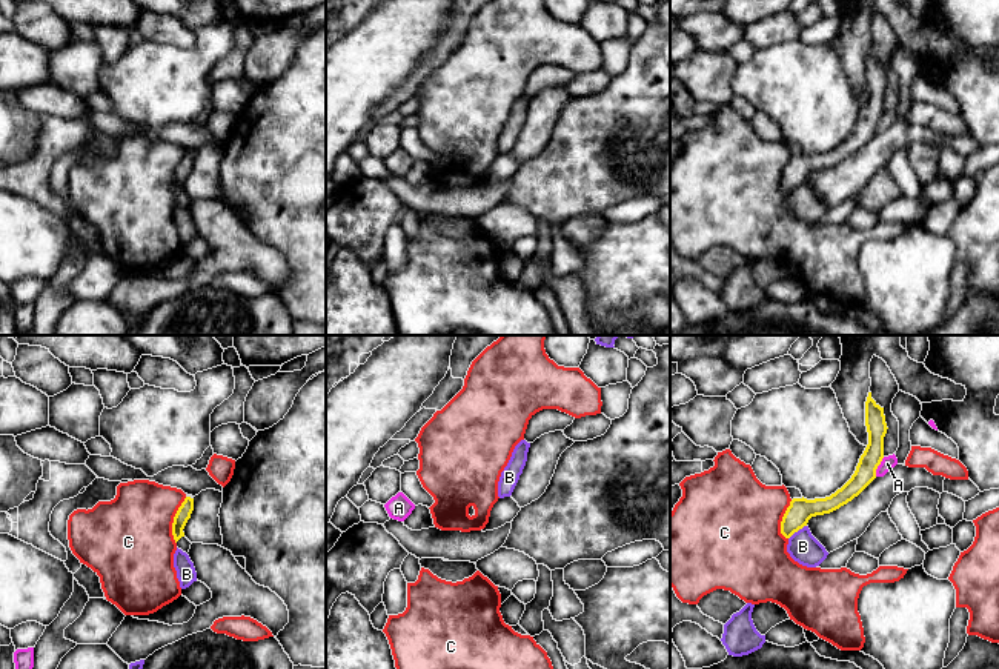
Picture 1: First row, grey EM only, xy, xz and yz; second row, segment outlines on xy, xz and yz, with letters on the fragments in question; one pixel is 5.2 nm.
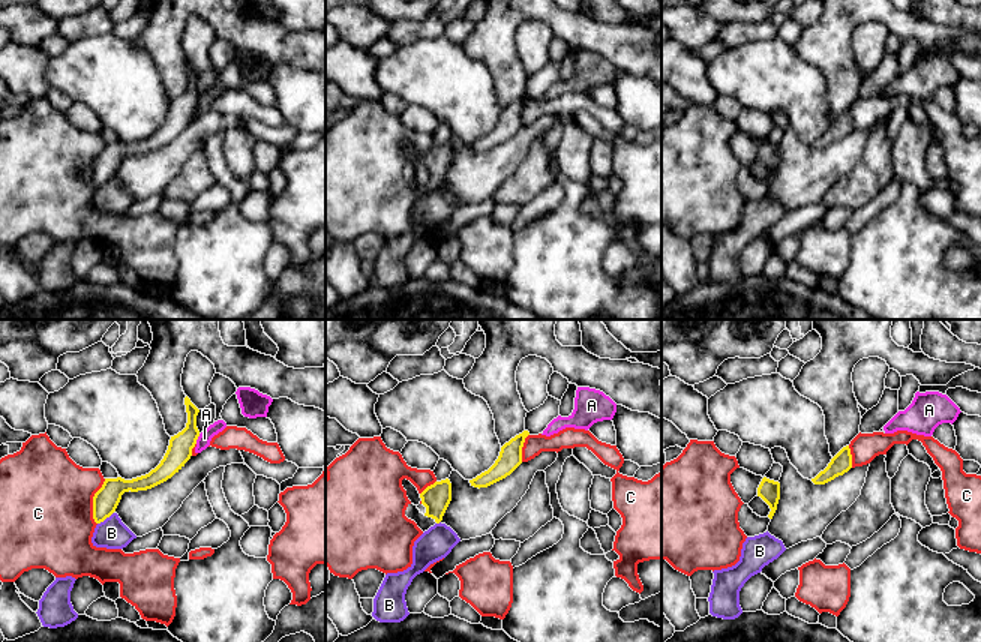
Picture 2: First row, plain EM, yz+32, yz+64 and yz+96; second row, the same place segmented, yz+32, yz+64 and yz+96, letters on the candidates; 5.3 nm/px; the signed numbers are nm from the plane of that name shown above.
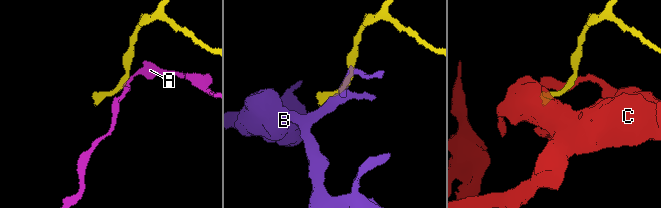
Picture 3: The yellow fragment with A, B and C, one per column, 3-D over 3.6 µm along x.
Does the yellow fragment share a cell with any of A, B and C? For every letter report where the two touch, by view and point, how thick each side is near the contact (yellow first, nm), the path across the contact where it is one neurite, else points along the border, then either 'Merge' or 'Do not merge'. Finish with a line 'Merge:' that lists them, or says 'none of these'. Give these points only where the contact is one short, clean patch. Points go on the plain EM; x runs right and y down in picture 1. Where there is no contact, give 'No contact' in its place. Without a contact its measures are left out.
A: Touches yellow at yz (878, 120). Thickness 110 nm (yellow) against 70 nm. Boundary: yz (884, 113), (875, 131). Do not merge
B: Touches yellow at yz (796, 186). Thickness 130 nm (yellow) against 160 nm. Boundary: yz (806, 180), (789, 194). Do not merge
C: Touches yellow at xy (174, 176). Thickness 80 nm (yellow) against 440 nm. Do not merge
Merge: none of these

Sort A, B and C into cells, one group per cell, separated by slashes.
A / B / C

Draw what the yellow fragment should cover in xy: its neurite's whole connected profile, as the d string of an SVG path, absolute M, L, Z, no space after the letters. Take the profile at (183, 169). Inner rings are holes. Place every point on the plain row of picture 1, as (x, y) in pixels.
M186 152L181 161L178 163L172 178L172 191L177 198L177 203L186 209L189 208L192 198L184 192L183 185L188 175L191 174L192 166L194 166L194 154Z

